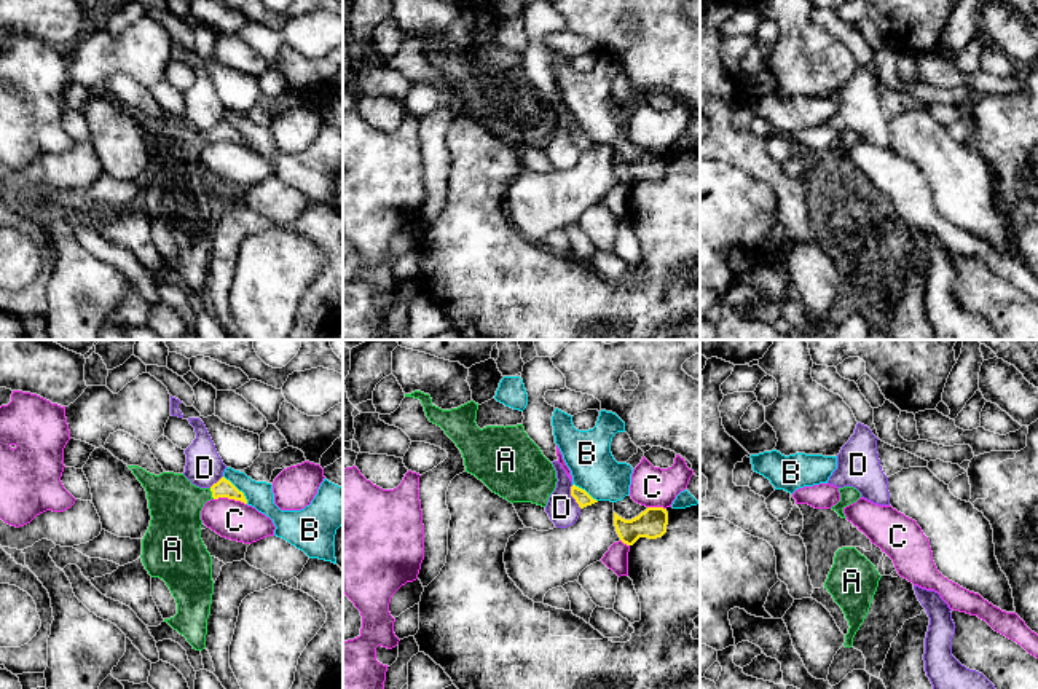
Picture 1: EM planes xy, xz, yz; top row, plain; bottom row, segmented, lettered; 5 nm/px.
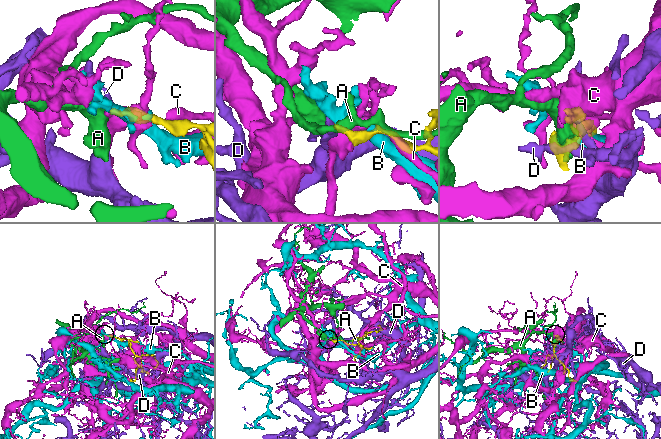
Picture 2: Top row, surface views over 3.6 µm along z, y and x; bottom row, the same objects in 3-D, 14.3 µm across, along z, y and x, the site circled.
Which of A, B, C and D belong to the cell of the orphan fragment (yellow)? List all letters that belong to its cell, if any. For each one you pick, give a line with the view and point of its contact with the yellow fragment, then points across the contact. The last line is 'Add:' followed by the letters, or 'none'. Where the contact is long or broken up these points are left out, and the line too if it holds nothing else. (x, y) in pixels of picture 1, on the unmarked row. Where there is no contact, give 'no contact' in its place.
A: meets yellow in xy at (212, 136); runs through xy (224, 131), (212, 136), (174, 145)
Add: A

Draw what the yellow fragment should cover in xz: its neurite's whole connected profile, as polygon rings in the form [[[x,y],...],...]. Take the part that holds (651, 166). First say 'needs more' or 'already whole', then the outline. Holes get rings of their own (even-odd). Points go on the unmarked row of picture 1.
already whole; [[[647,150],[631,163],[625,163],[614,155],[615,174],[627,188],[633,188],[639,180],[662,180],[666,175],[666,167],[668,155],[663,150]]]

